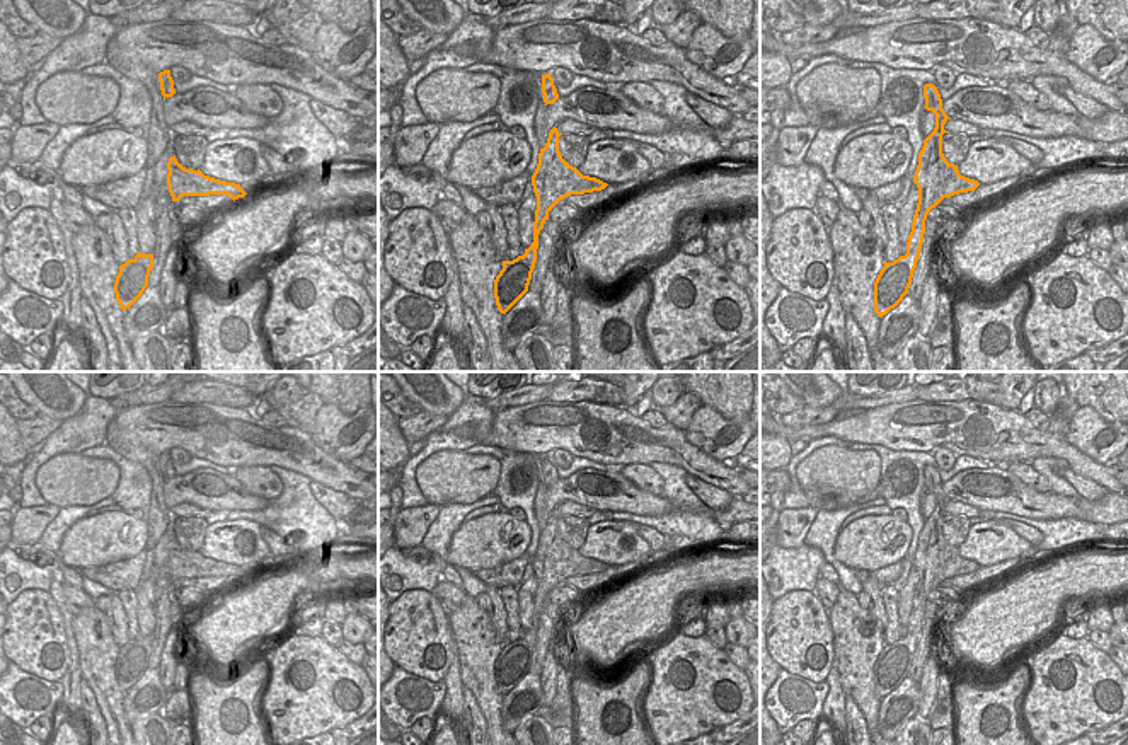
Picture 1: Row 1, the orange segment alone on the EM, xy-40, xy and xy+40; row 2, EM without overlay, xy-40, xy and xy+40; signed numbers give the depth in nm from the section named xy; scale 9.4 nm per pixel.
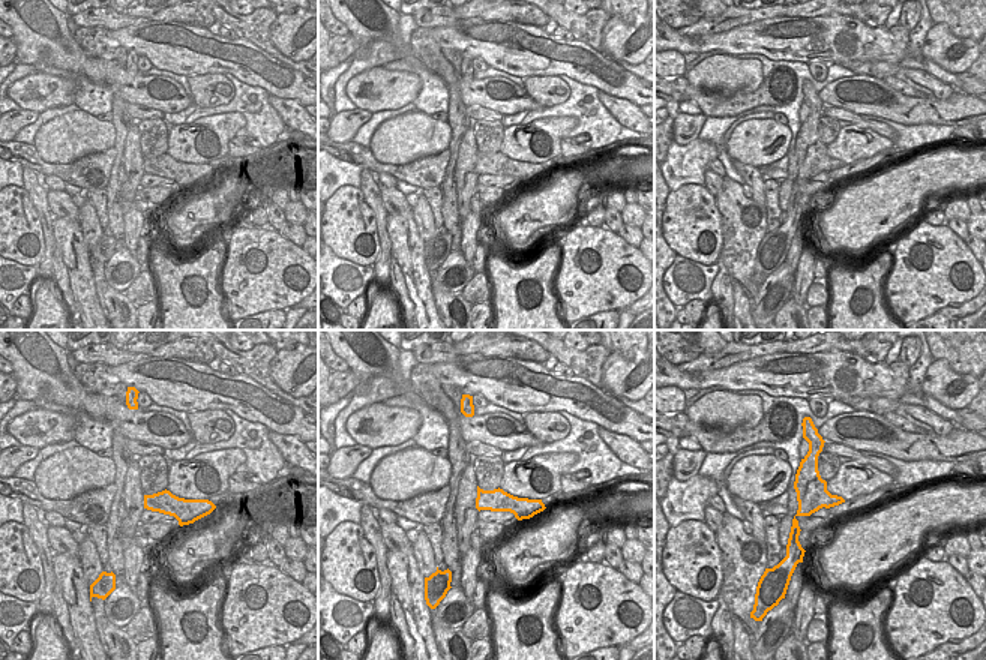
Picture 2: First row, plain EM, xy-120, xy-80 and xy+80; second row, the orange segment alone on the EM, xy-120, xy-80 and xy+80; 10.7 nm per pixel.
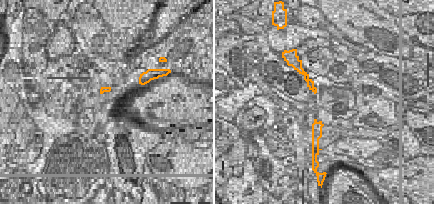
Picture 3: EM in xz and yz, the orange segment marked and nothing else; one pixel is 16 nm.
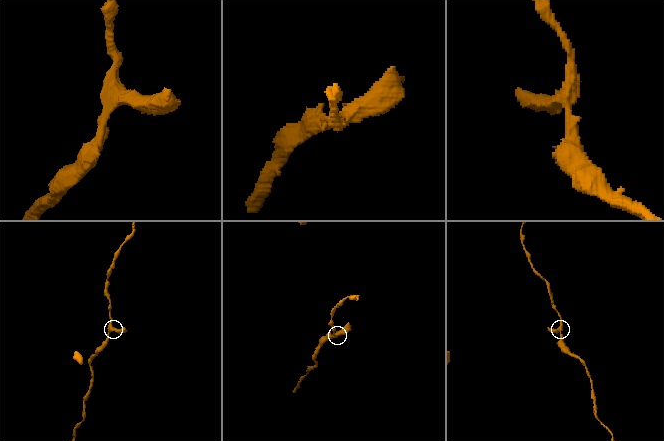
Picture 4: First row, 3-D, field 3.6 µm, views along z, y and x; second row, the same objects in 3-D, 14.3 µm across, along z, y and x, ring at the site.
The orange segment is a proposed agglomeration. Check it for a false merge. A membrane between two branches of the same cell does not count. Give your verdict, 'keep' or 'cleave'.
keep

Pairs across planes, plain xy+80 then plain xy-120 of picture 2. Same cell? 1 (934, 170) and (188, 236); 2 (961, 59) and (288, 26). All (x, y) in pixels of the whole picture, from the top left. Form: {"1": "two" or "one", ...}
{"1": "one", "2": "one"}

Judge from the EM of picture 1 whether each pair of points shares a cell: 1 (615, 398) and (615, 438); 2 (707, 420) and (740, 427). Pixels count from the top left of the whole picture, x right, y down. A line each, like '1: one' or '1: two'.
1: two
2: one

